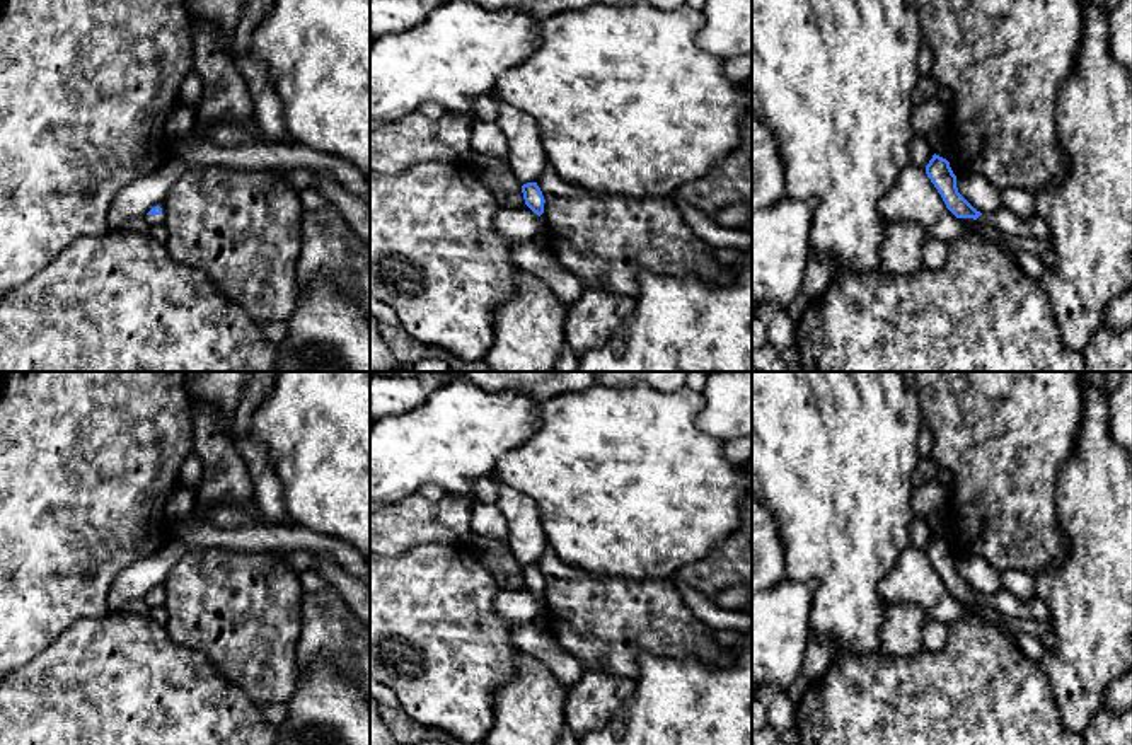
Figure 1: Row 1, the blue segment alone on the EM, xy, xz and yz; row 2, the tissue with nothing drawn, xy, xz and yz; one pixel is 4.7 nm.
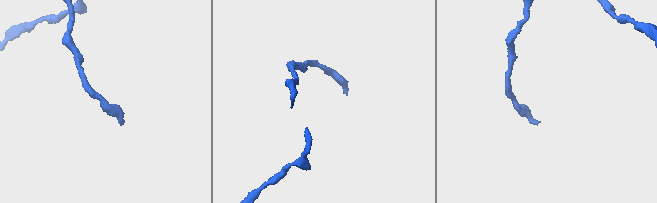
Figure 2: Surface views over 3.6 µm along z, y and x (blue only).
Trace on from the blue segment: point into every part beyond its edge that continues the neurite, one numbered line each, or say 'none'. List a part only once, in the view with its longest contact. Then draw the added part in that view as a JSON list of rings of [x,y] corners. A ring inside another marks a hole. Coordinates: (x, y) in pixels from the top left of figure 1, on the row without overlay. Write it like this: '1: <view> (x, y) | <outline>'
1: xy (152, 602) | [[[164,585],[159,586],[162,590],[162,595],[160,597],[145,597],[145,604],[150,607],[150,609],[155,609],[155,607],[164,607],[165,605],[165,588]]]

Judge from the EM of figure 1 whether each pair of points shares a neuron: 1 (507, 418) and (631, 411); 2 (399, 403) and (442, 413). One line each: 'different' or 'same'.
1: different
2: different

